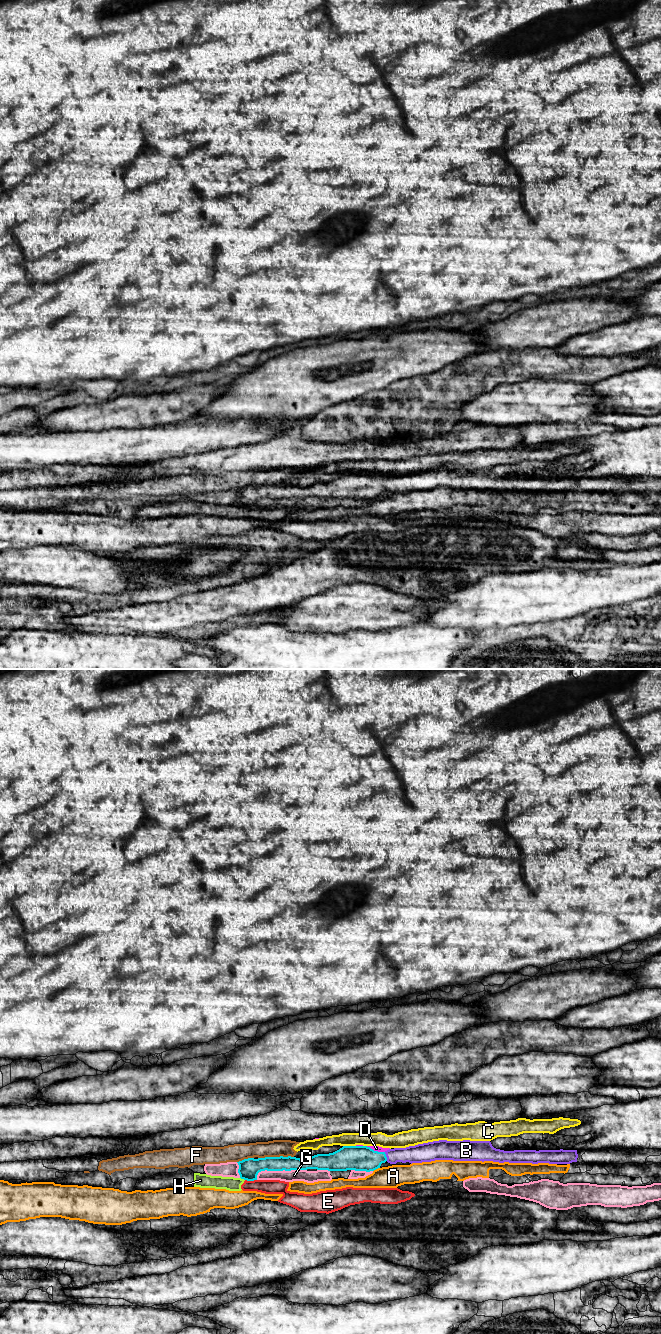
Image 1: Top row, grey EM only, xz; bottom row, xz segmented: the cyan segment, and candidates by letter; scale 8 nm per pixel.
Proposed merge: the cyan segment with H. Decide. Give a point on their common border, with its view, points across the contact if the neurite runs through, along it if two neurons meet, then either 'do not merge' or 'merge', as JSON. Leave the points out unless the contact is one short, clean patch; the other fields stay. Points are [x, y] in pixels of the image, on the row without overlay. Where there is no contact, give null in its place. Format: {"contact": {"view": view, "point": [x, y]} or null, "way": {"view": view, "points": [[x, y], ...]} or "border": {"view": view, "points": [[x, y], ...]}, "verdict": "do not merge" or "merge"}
{"contact": {"view": "xz", "point": [242, 506]}, "verdict": "do not merge"}

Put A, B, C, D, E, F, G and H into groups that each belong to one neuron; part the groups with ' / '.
A / B / C / D F / E H / G

